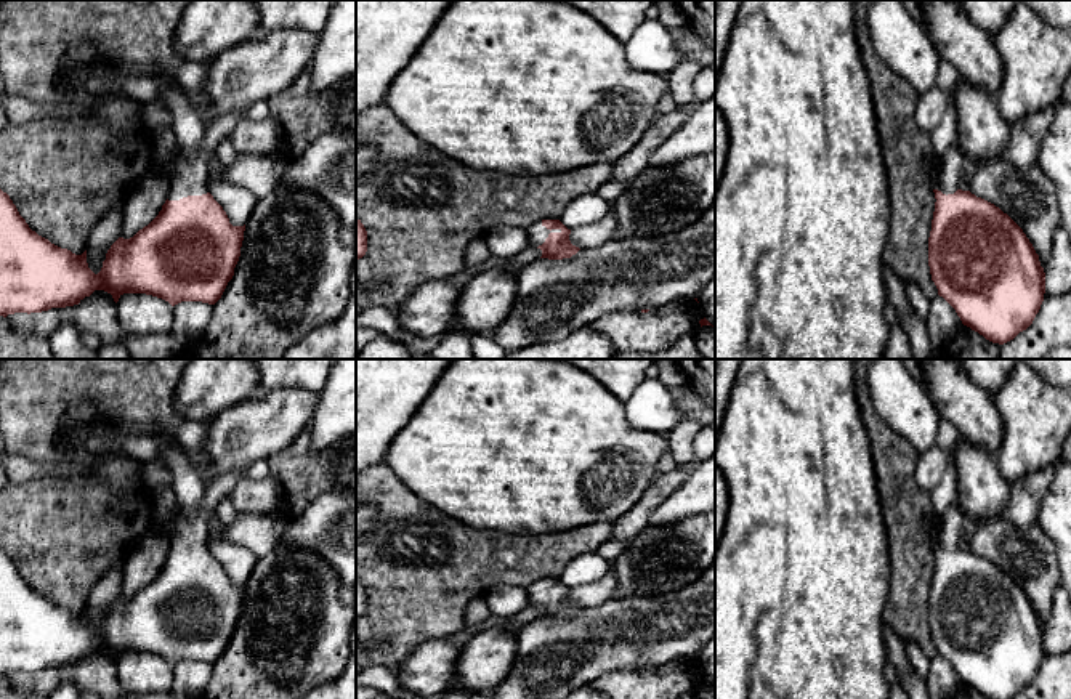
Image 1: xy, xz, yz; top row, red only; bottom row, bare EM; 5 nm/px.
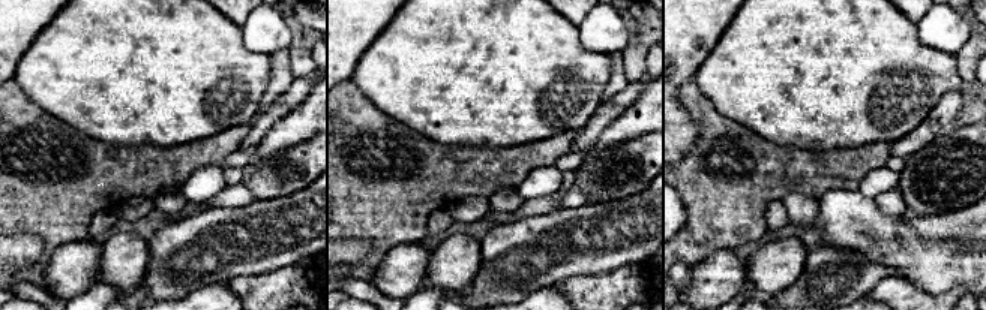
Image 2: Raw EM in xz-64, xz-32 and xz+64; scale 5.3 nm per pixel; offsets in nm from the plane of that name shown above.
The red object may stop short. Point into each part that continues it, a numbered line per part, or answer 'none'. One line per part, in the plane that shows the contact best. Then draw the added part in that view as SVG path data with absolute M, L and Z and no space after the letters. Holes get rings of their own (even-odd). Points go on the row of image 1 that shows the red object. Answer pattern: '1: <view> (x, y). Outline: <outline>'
1: xz (536, 233). Outline: M542 221L526 228L529 245L539 247L545 242L550 232L561 232L561 229L547 229Z

